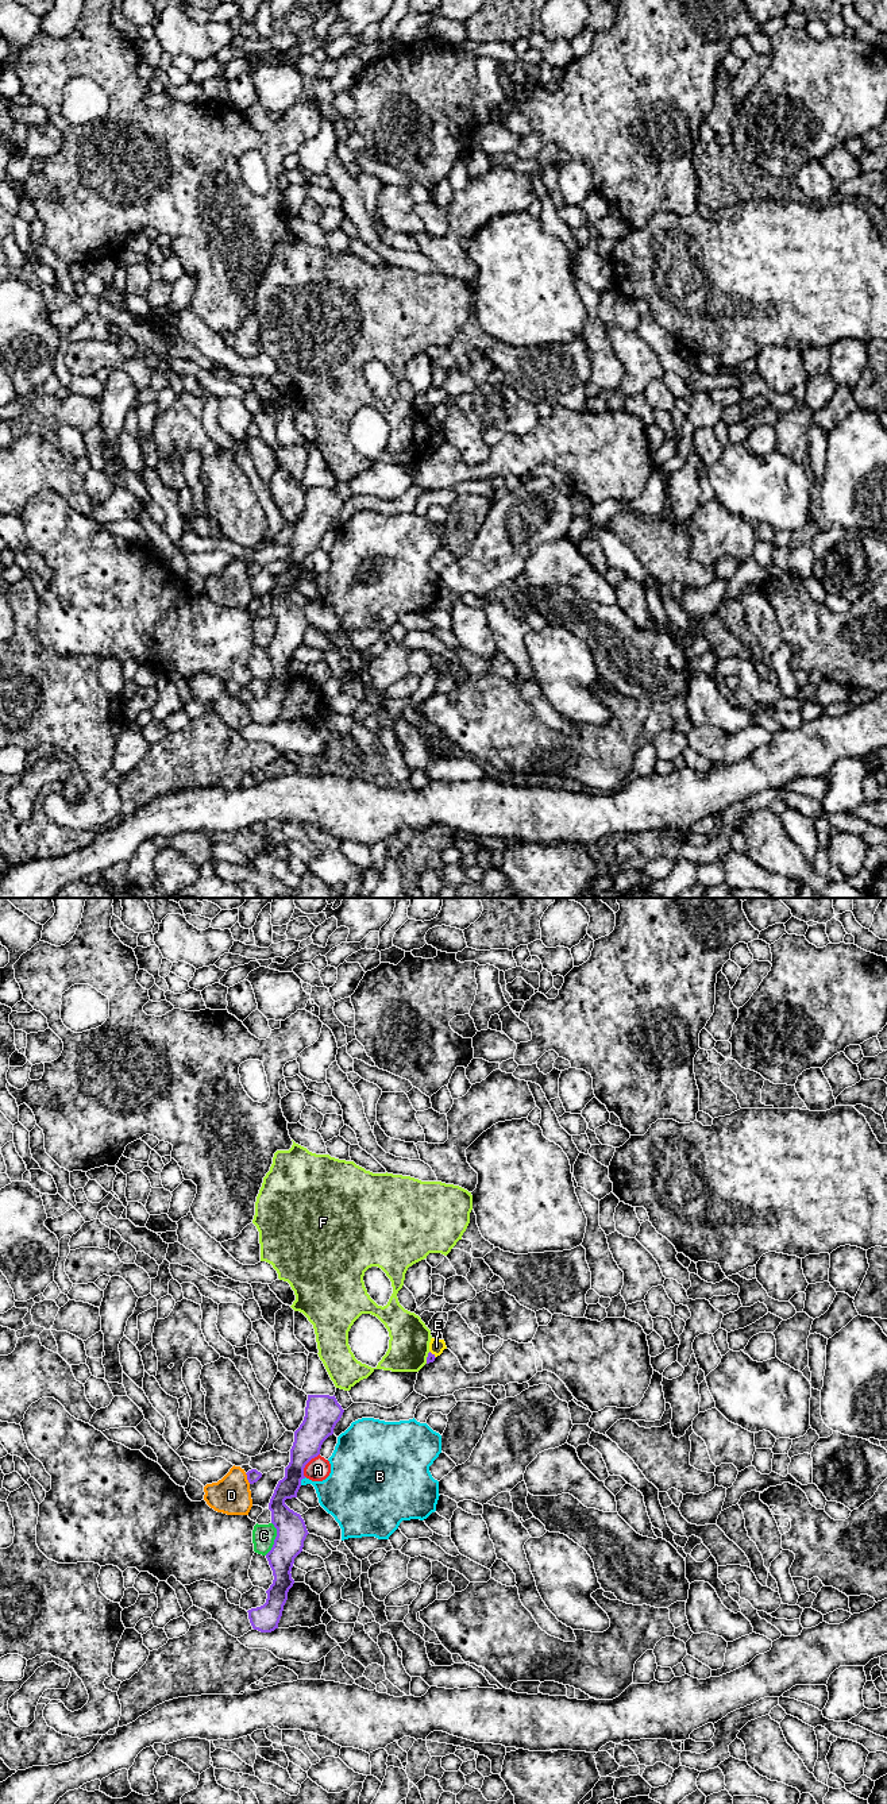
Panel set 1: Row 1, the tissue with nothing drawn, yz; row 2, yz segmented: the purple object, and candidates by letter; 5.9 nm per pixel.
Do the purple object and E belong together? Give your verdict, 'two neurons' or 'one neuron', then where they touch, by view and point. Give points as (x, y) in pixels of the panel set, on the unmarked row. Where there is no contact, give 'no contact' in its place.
two neurons; contact yz (432, 447)

